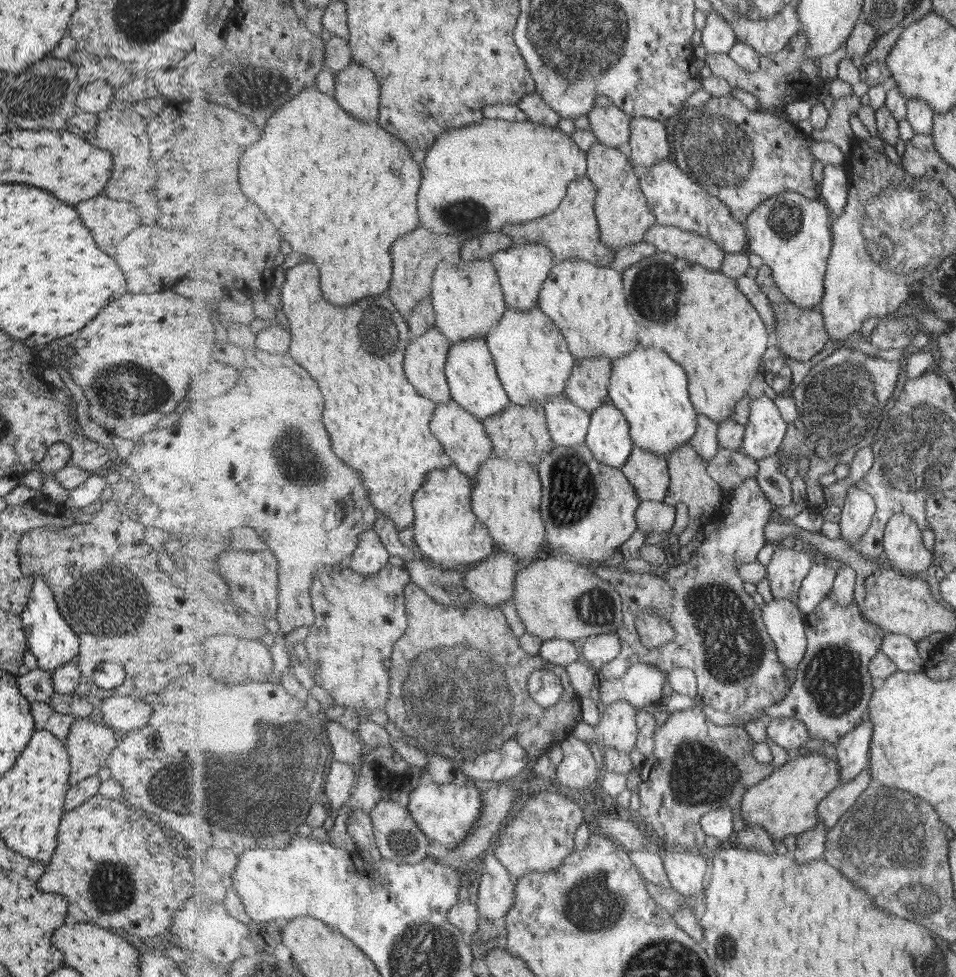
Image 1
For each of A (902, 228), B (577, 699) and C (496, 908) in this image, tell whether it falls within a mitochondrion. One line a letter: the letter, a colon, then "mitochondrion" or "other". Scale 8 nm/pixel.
A: mitochondrion
B: other
C: other

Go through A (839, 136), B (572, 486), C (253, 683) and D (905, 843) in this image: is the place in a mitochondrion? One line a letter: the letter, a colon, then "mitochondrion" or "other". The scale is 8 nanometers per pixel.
A: other
B: mitochondrion
C: other
D: mitochondrion

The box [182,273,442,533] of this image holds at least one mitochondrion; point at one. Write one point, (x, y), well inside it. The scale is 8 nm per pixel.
(295, 454)

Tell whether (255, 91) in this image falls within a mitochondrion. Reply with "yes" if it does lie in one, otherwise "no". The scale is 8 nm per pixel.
yes

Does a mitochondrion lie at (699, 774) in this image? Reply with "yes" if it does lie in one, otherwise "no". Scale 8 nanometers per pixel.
yes

